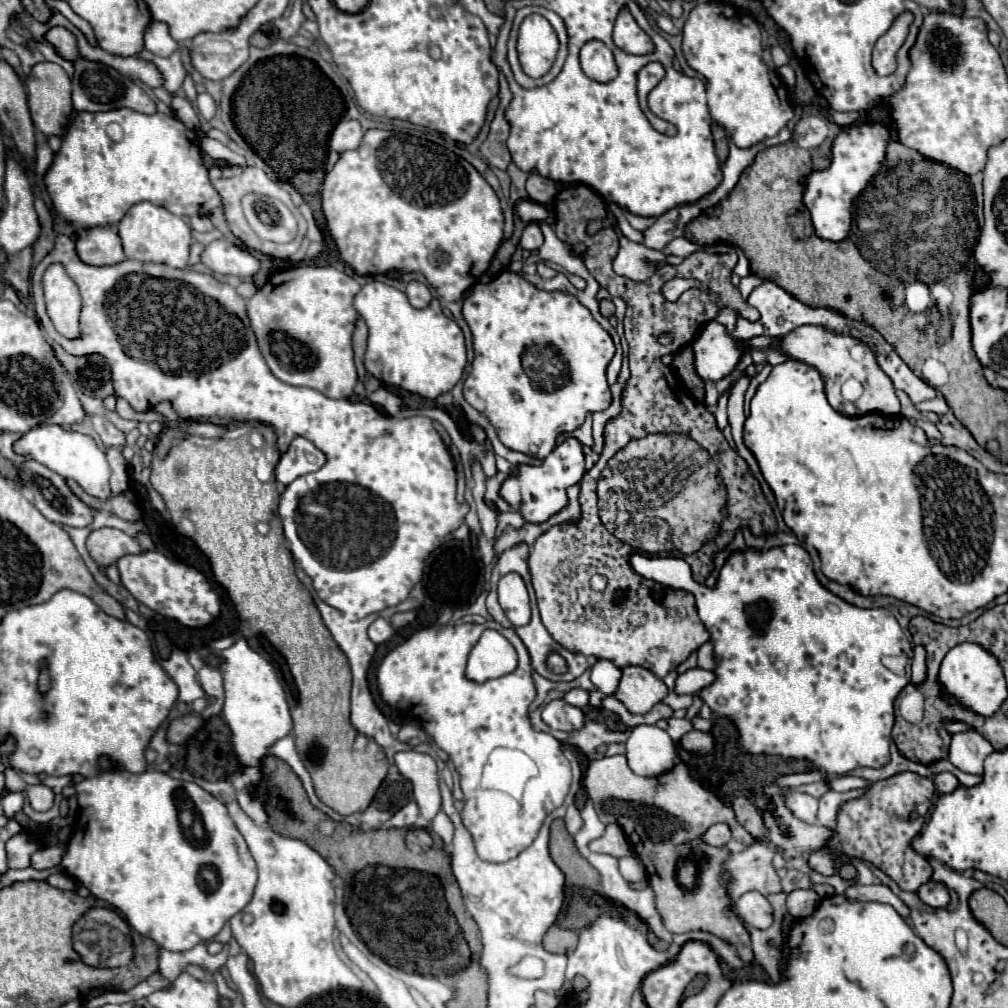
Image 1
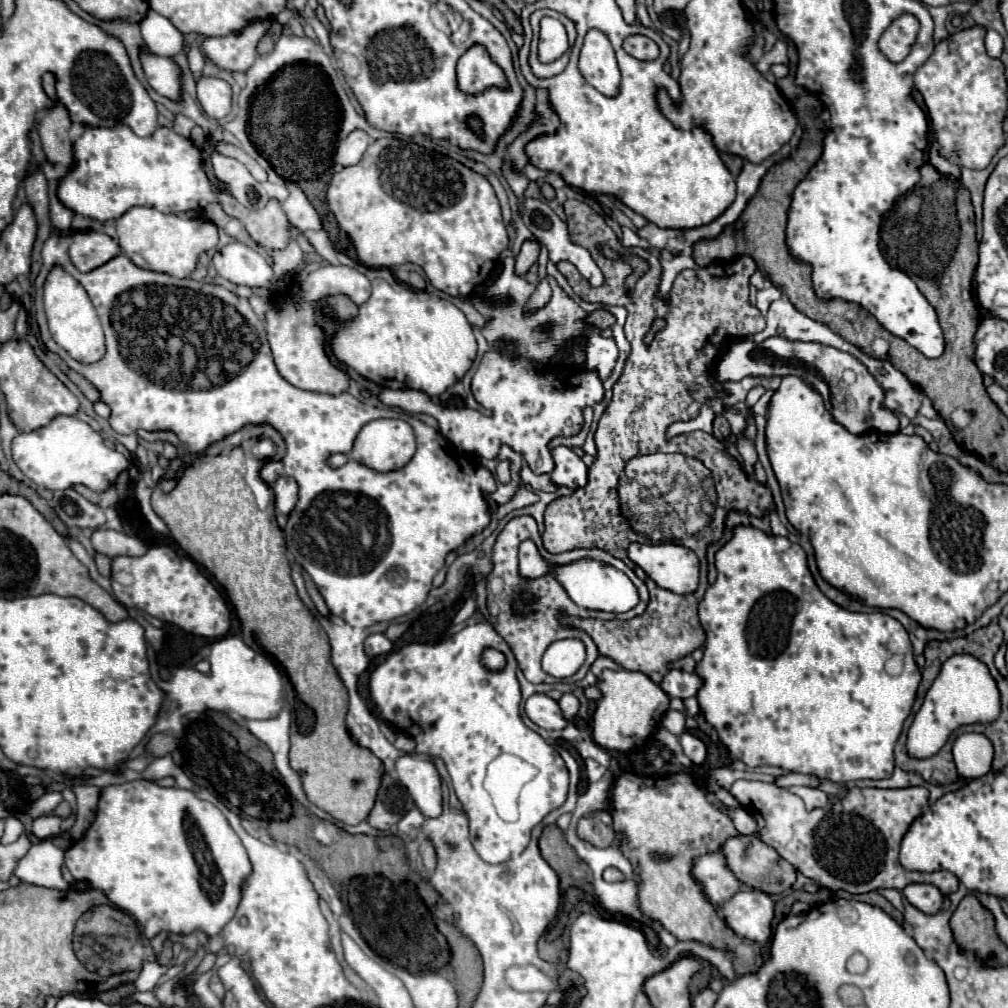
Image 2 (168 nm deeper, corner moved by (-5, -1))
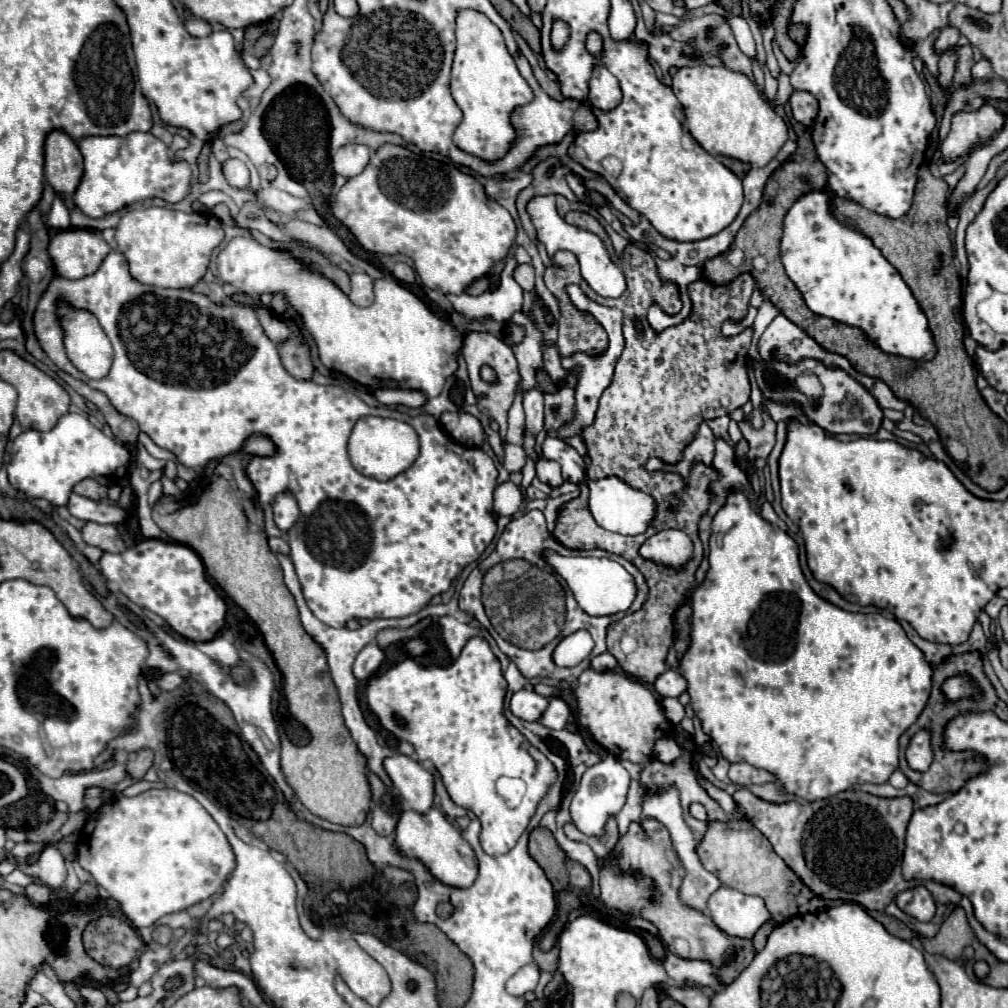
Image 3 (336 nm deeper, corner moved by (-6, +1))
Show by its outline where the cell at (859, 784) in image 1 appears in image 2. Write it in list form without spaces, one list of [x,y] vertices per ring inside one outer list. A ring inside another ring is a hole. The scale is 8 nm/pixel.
[[[782,774],[782,776],[776,776],[774,784],[778,784],[780,788],[790,788],[790,786],[816,786],[818,784],[818,778],[804,776],[804,774]]]

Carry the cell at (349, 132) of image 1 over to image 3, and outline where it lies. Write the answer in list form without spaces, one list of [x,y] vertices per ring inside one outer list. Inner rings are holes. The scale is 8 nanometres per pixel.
[[[347,144],[335,152],[331,164],[337,174],[351,178],[357,176],[367,166],[369,156],[371,156],[371,148],[367,148],[365,144]]]

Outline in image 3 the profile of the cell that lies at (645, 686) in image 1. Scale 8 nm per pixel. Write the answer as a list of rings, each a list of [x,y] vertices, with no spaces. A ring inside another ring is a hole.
[[[593,668],[585,670],[579,678],[575,696],[579,706],[579,724],[617,758],[645,764],[653,756],[655,740],[671,732],[671,722],[653,692],[643,682],[621,672],[597,672]]]

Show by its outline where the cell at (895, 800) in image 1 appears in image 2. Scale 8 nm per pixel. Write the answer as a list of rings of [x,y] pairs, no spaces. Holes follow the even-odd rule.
[[[738,780],[730,788],[730,794],[744,806],[744,810],[758,822],[758,836],[774,846],[778,854],[788,860],[800,874],[814,880],[828,890],[846,890],[850,894],[866,894],[878,888],[904,890],[912,882],[934,884],[946,896],[958,890],[958,878],[950,872],[910,872],[900,866],[898,852],[900,842],[910,822],[918,818],[924,806],[928,806],[928,790],[922,786],[902,790],[878,790],[878,788],[852,788],[840,802],[830,802],[826,808],[814,808],[806,812],[804,802],[790,794],[786,788],[778,788],[768,782]],[[854,820],[868,822],[870,830],[856,830]]]

